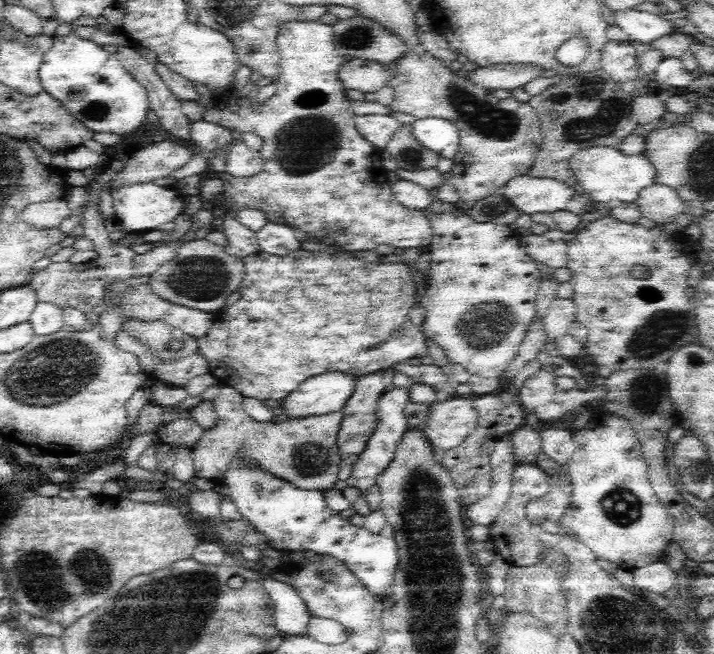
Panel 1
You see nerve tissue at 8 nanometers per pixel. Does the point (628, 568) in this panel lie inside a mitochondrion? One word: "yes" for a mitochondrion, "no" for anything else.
no

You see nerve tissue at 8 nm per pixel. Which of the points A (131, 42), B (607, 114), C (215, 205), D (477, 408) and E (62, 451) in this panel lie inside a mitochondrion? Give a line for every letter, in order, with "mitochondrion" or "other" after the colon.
A: other
B: mitochondrion
C: other
D: other
E: other

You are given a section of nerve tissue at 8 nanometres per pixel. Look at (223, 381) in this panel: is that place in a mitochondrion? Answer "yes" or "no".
no

